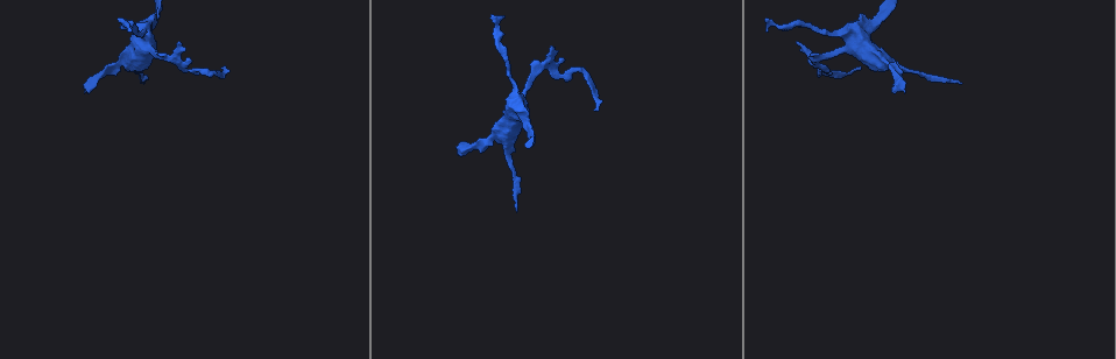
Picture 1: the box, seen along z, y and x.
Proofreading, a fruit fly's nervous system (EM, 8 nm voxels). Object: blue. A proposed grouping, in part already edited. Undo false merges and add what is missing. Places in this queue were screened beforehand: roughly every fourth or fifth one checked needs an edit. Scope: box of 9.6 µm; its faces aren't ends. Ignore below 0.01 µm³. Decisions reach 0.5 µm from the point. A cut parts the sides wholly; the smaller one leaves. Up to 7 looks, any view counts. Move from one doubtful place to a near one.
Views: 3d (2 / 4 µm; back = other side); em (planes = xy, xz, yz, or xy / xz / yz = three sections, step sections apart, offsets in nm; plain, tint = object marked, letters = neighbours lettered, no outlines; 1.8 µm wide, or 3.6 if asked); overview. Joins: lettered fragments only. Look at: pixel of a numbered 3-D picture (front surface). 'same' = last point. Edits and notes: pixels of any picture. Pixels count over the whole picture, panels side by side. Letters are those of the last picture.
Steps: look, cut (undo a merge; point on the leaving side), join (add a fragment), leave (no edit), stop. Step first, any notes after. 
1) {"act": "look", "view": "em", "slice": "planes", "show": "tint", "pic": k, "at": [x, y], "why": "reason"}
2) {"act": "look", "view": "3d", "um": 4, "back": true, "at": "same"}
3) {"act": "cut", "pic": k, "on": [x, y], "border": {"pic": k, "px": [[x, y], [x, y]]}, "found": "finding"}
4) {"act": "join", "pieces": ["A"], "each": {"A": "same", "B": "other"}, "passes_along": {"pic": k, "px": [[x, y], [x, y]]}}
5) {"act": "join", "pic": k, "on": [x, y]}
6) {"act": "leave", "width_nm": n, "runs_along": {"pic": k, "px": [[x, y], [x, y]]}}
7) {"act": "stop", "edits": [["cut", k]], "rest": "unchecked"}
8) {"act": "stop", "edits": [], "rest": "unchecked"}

{"act": "look", "view": "3d", "um": 2, "pic": 1, "at": [191, 61], "why": "tapers out"}

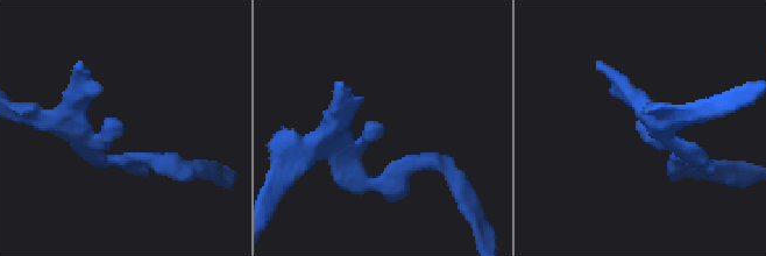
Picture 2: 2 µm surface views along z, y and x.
{"act": "look", "view": "em", "slice": "yz", "step": 4, "show": "plain", "pic": 2, "at": [638, 133], "why": "now the EM"}

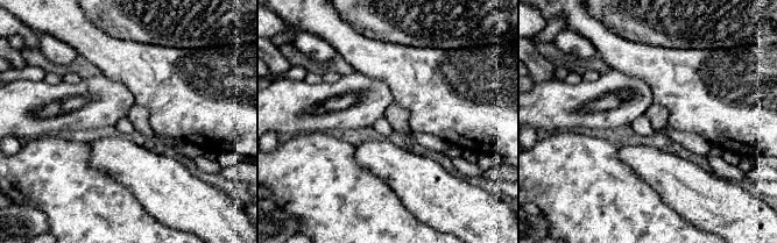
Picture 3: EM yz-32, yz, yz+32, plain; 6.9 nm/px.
{"act": "look", "view": "em", "slice": "yz", "step": 4, "show": "letters", "at": "same", "why": "what lies round it"}

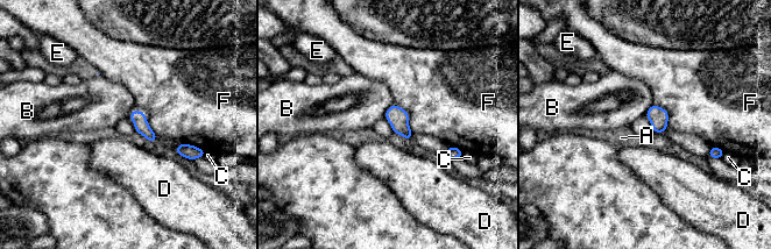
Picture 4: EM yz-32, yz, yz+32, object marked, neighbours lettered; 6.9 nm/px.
{"act": "leave", "width_nm": 100, "each": {"A": "other", "B": "other", "C": "other", "D": "other", "E": "other", "F": "other"}, "border": {"pic": 4, "px": [[393, 104], [383, 116]]}, "found": "no lettered fragment goes on from it"}

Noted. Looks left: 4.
{"act": "look", "view": "em", "slice": "planes", "show": "plain", "pic": 1, "at": [86, 92], "why": "tapers out"}

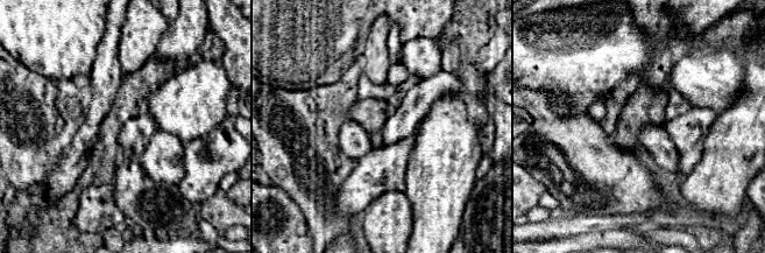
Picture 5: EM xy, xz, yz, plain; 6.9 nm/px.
{"act": "look", "view": "em", "slice": "planes", "show": "letters", "at": "same"}

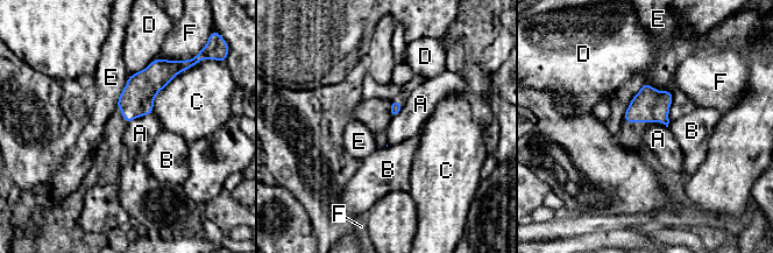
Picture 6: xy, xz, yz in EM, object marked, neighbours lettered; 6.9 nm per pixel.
{"act": "leave", "each": {"A": "other", "B": "other", "C": "other", "D": "other", "E": "other", "F": "other"}, "border": {"pic": 6, "px": [[153, 112], [139, 116], [127, 125]]}, "found": "none of them fits"}

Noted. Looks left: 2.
{"act": "look", "view": "3d", "um": 2, "pic": 1, "at": [765, 31], "why": "long arm stops here"}

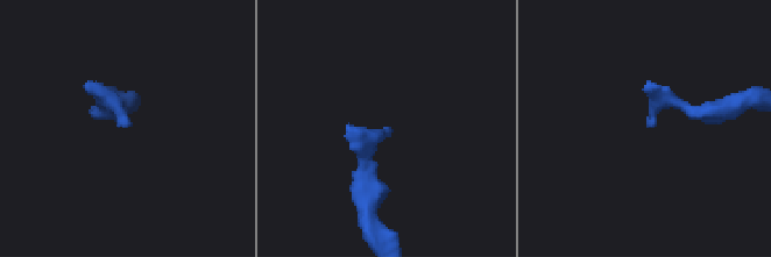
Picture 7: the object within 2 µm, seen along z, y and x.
{"act": "look", "view": "em", "slice": "planes", "show": "letters", "pic": 7, "at": [389, 128]}

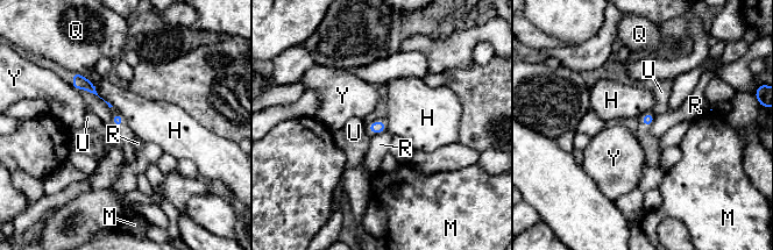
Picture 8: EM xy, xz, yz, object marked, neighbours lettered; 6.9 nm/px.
{"act": "leave", "longest_contact_nm": ["H", 340], "each": {"H": "other", "M": "other", "Q": "other", "R": "other", "U": "other", "Y": "other"}, "border": {"pic": 8, "px": [[79, 73], [113, 106]]}, "found": "none of them fits"}

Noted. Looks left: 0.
{"act": "stop", "edits": [], "rest": "unchecked"}

